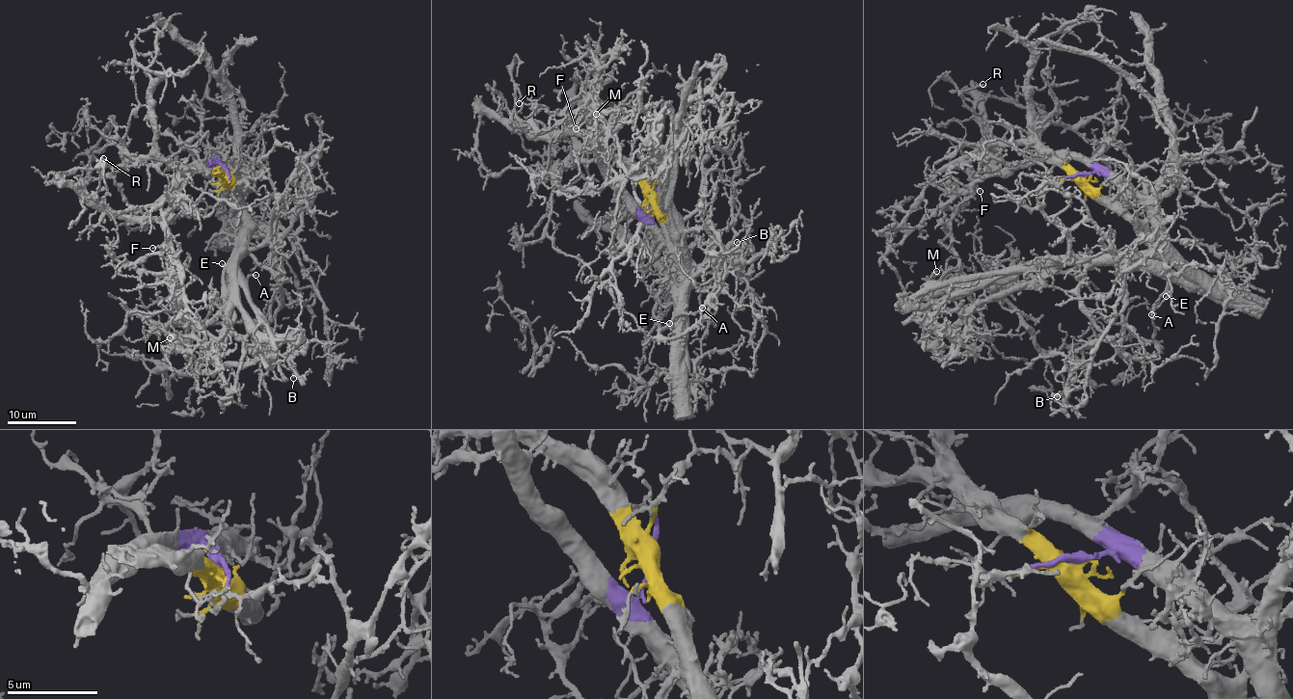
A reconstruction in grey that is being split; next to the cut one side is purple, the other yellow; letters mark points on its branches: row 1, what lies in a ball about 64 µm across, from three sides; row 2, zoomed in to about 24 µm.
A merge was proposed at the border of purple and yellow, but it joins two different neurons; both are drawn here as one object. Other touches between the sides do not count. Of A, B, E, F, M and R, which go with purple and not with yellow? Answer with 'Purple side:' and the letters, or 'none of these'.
Purple side: F, M

